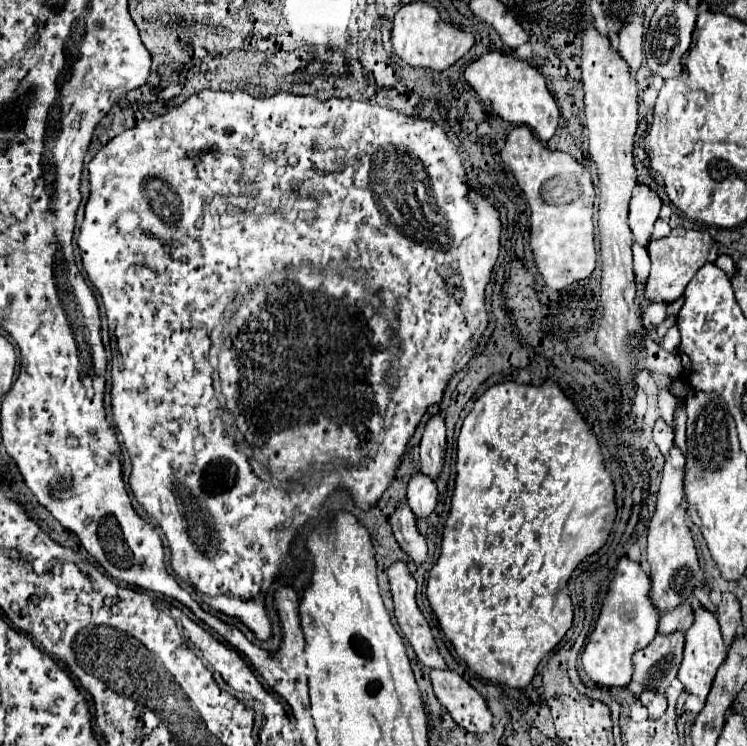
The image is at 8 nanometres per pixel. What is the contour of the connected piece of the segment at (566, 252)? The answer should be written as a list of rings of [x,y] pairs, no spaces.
[[[516,126],[500,150],[530,206],[530,248],[534,264],[550,290],[584,280],[594,272],[594,186],[590,172],[570,154],[546,148],[528,126]]]

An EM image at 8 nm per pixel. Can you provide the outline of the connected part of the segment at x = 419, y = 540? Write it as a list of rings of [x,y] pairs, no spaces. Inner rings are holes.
[[[404,498],[402,504],[394,510],[392,518],[392,532],[400,544],[400,548],[404,552],[408,552],[410,560],[416,564],[422,564],[426,558],[426,540],[422,538],[418,526],[416,526],[416,516],[408,504],[408,500]]]

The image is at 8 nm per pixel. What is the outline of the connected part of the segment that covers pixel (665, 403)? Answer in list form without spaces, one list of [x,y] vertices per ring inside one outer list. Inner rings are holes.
[[[660,390],[658,392],[658,406],[660,406],[660,412],[662,412],[662,418],[672,424],[674,428],[674,412],[684,404],[684,400],[680,398],[674,398],[668,390]]]

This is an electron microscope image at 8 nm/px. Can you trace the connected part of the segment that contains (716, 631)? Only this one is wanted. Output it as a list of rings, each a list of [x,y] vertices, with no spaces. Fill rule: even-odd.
[[[694,604],[692,612],[694,612],[694,624],[684,634],[684,638],[686,638],[684,658],[682,658],[682,666],[678,670],[678,680],[684,684],[684,688],[690,694],[696,694],[698,698],[706,700],[706,696],[710,692],[710,686],[712,686],[712,680],[716,676],[716,670],[726,660],[728,648],[726,648],[726,644],[722,640],[720,624],[718,624],[716,616],[710,610],[706,610],[702,604]]]

